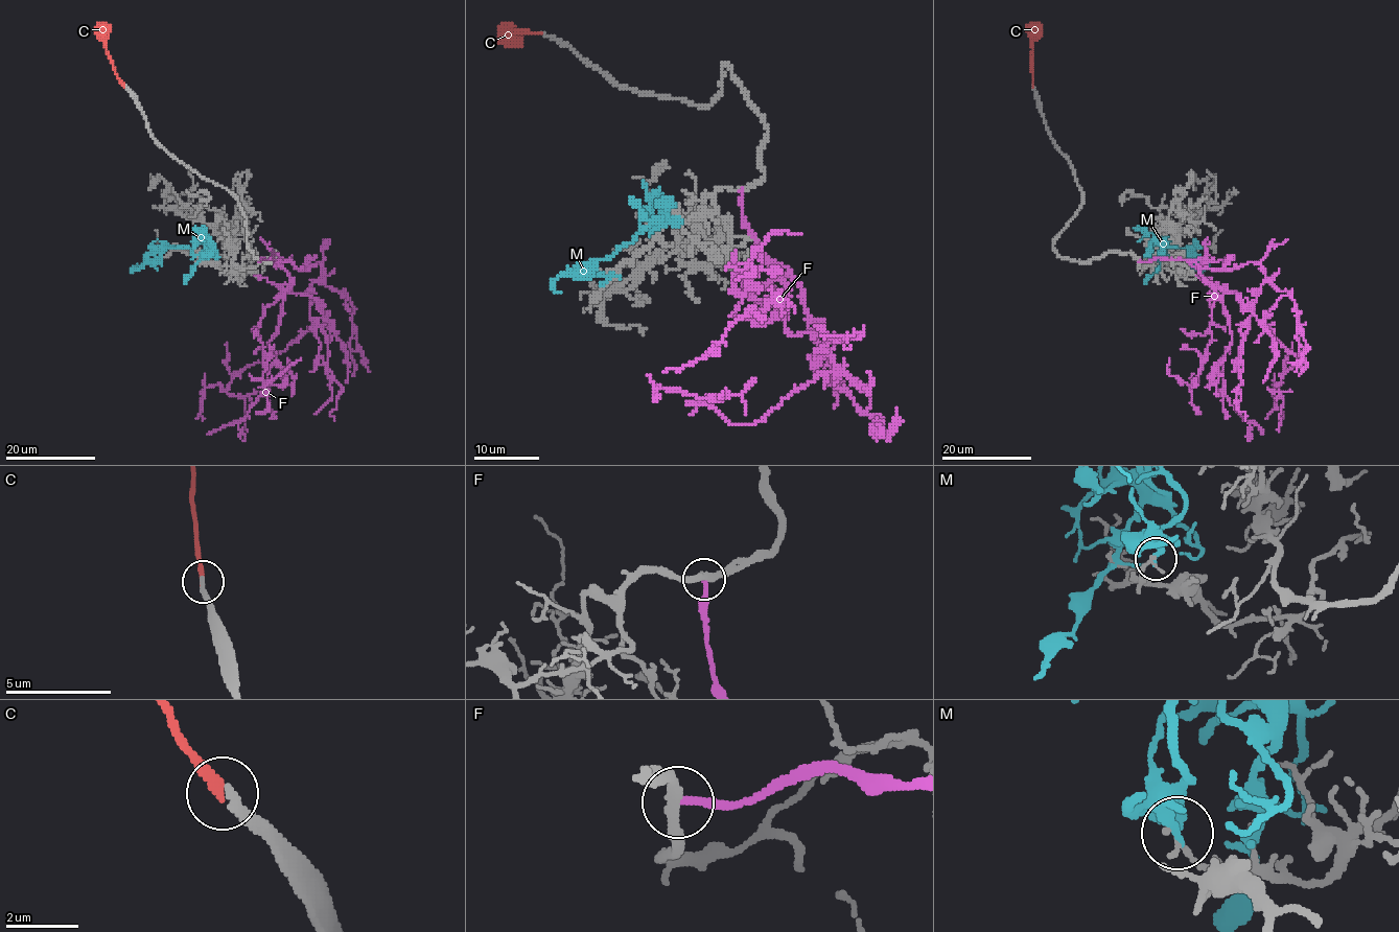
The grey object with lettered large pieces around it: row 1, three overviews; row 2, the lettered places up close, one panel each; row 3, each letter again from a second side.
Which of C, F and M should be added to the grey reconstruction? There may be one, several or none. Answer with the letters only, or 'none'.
C

